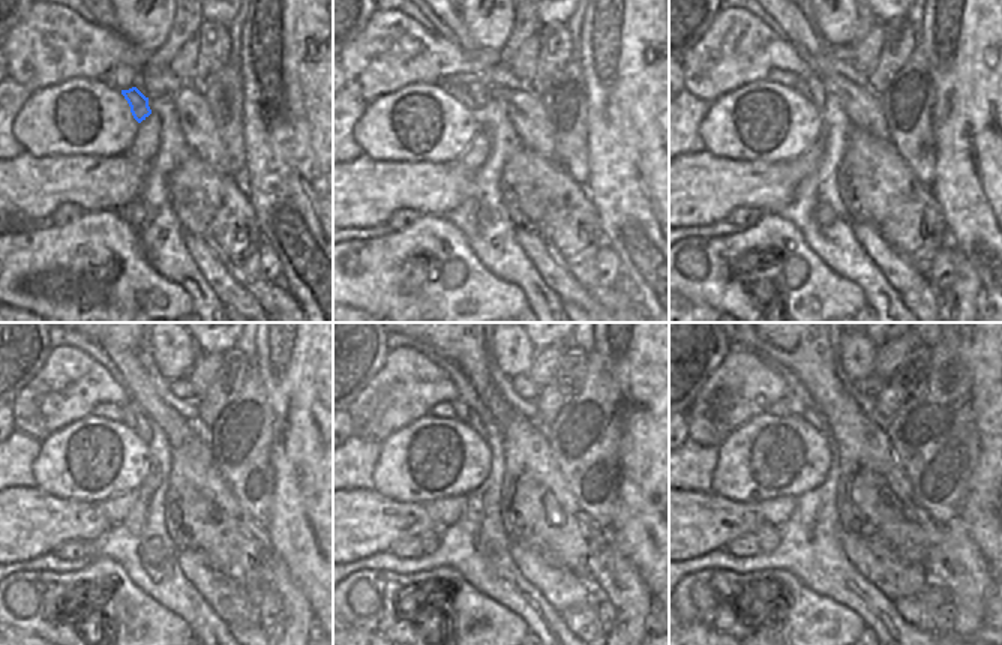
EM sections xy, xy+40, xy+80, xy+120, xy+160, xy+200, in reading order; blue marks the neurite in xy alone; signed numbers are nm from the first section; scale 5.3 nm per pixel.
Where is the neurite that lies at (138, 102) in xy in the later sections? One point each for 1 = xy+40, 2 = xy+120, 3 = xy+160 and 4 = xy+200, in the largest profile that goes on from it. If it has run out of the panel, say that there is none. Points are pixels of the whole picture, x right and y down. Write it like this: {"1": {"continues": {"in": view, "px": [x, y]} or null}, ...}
{"1": {"continues": {"in": "xy+40", "px": [461, 92]}}, "2": {"continues": {"in": "xy+120", "px": [131, 408]}}, "3": {"continues": {"in": "xy+160", "px": [461, 408]}}, "4": {"continues": {"in": "xy+200", "px": [794, 405]}}}

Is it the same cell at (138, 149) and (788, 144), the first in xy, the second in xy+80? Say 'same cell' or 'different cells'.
different cells

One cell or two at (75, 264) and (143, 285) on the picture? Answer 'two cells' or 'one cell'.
one cell

